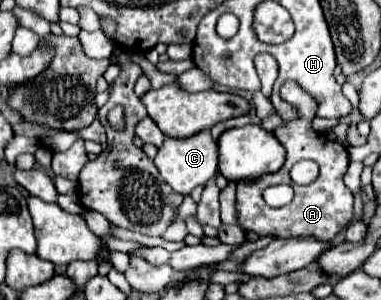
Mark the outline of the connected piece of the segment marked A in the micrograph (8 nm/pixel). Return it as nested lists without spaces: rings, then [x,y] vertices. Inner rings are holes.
[[[286,80],[280,88],[280,96],[298,106],[298,110],[302,112],[300,120],[294,122],[286,122],[286,126],[278,128],[274,134],[280,140],[280,144],[286,148],[286,162],[284,166],[270,176],[262,176],[262,180],[256,180],[254,184],[238,184],[238,192],[236,192],[236,206],[238,206],[238,216],[240,216],[240,226],[244,230],[252,230],[258,236],[274,236],[274,238],[316,238],[316,240],[324,240],[324,242],[332,242],[334,238],[340,236],[340,232],[352,222],[354,218],[354,196],[352,192],[344,186],[342,176],[348,168],[348,152],[340,142],[330,140],[326,134],[314,132],[310,128],[312,118],[316,116],[318,110],[318,102],[314,100],[312,94],[308,94],[300,84]],[[294,156],[306,156],[314,162],[318,162],[320,166],[320,176],[308,184],[308,186],[300,186],[294,184],[290,178],[290,168],[302,160],[302,158],[294,158]],[[274,184],[288,184],[294,188],[294,200],[284,206],[284,208],[270,208],[264,200],[262,200],[262,192],[268,186]]]

